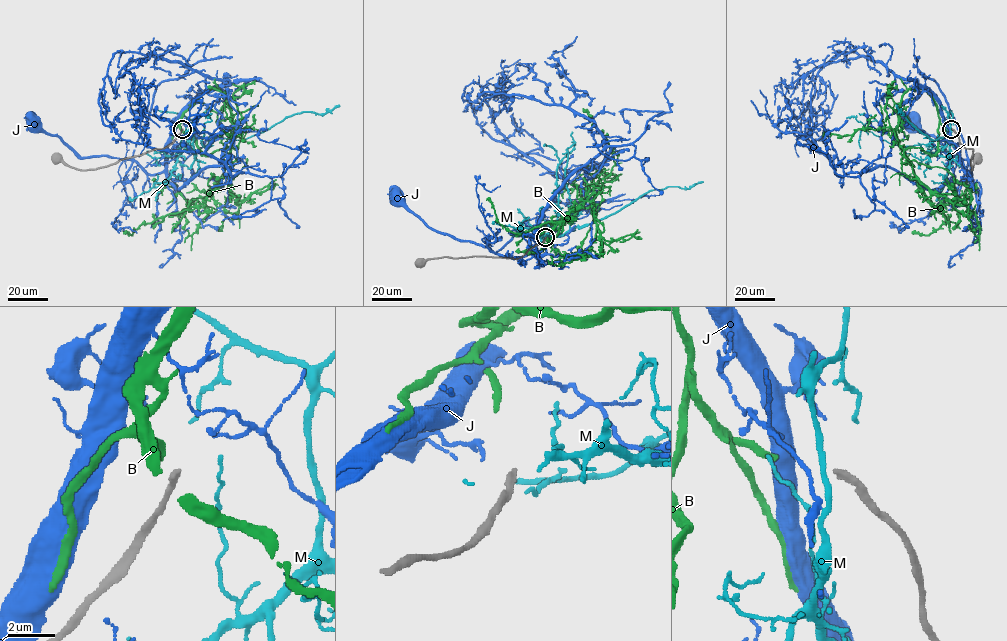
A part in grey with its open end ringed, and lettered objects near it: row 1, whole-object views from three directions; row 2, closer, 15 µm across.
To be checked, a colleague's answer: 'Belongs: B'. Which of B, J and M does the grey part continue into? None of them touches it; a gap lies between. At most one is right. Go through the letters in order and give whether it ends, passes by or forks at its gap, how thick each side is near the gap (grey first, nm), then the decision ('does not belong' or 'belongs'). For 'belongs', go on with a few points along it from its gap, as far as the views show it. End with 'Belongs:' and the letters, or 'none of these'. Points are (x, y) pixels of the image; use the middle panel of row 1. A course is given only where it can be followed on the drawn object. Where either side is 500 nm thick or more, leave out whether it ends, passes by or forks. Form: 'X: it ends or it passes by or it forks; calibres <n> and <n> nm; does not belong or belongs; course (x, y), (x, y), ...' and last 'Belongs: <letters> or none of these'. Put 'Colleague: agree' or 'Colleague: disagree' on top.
Colleague: agree
B: it ends; calibres 300 and 280 nm; belongs; course (544, 232), (542, 224), (564, 223), (587, 208), (601, 189), (562, 220), (521, 234), (505, 228), (486, 200)
J: it ends; calibres 300 and 160 nm; does not belong
M: it ends; calibres 300 and 130 nm; does not belong
Belongs: B

